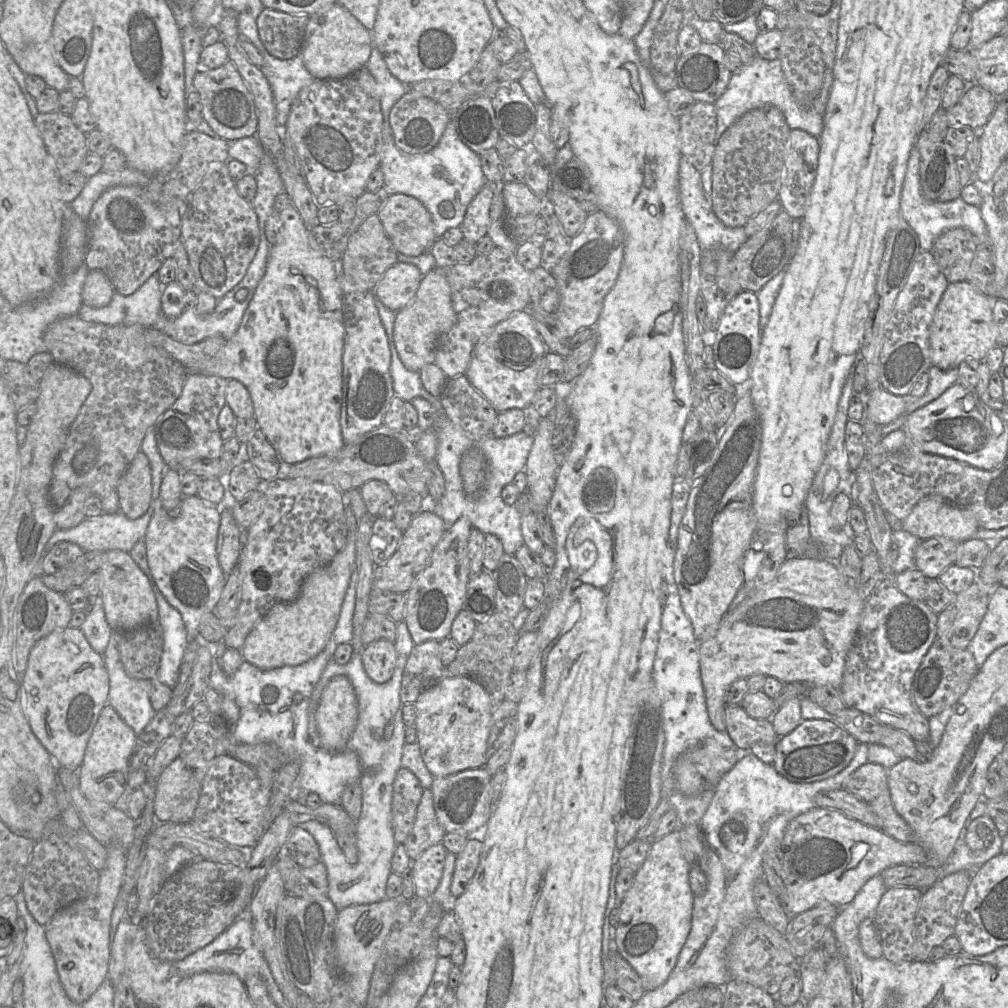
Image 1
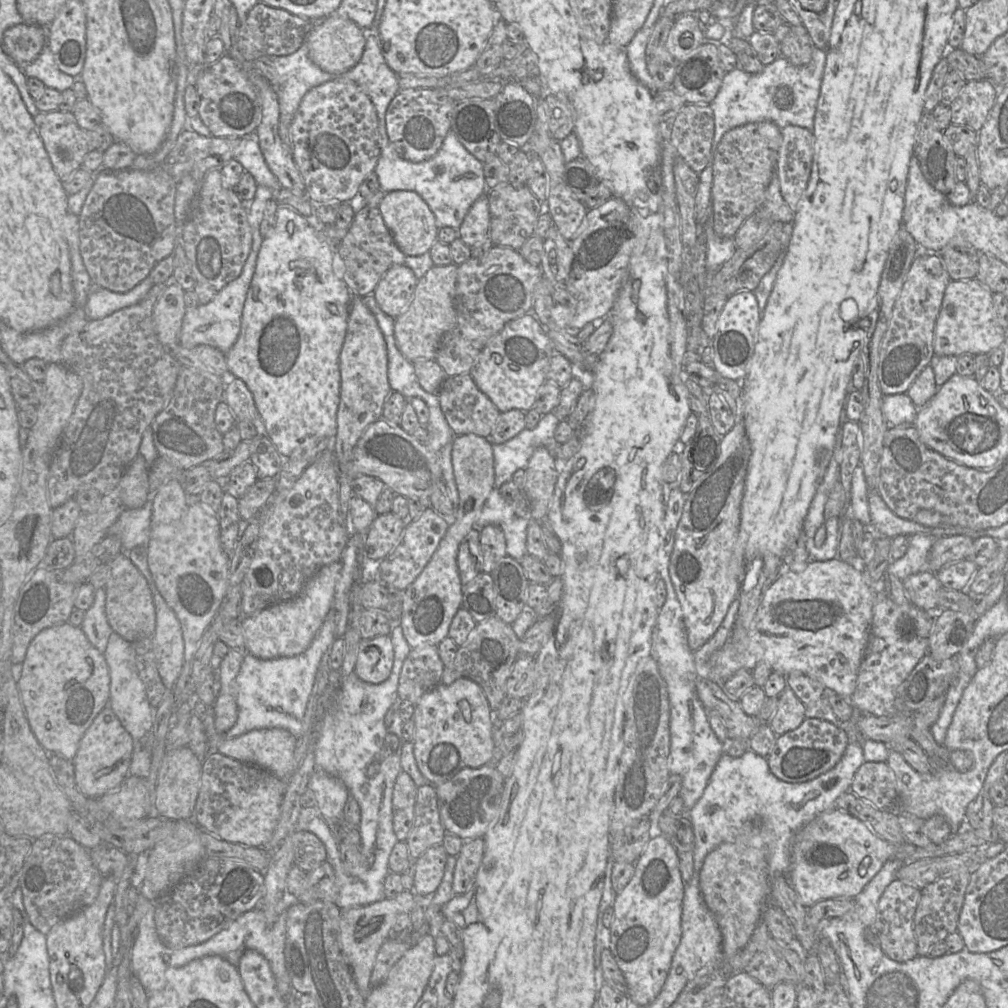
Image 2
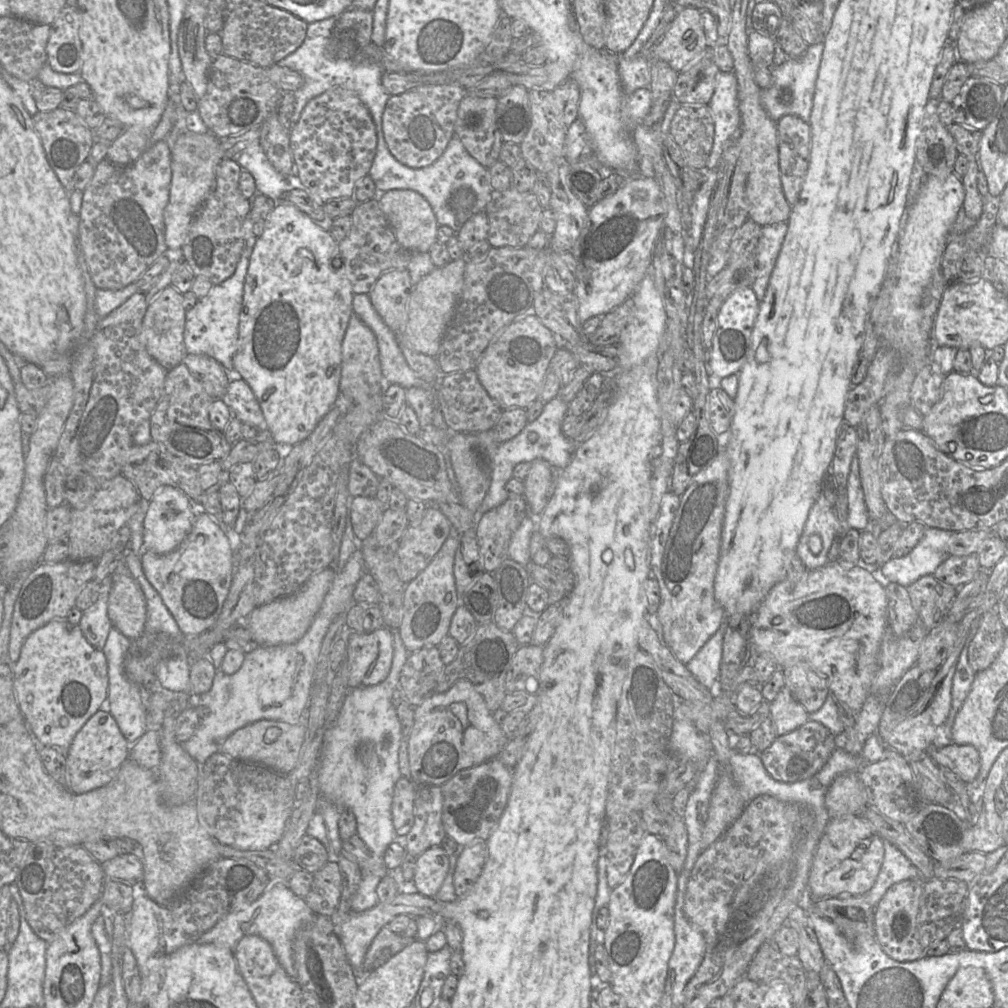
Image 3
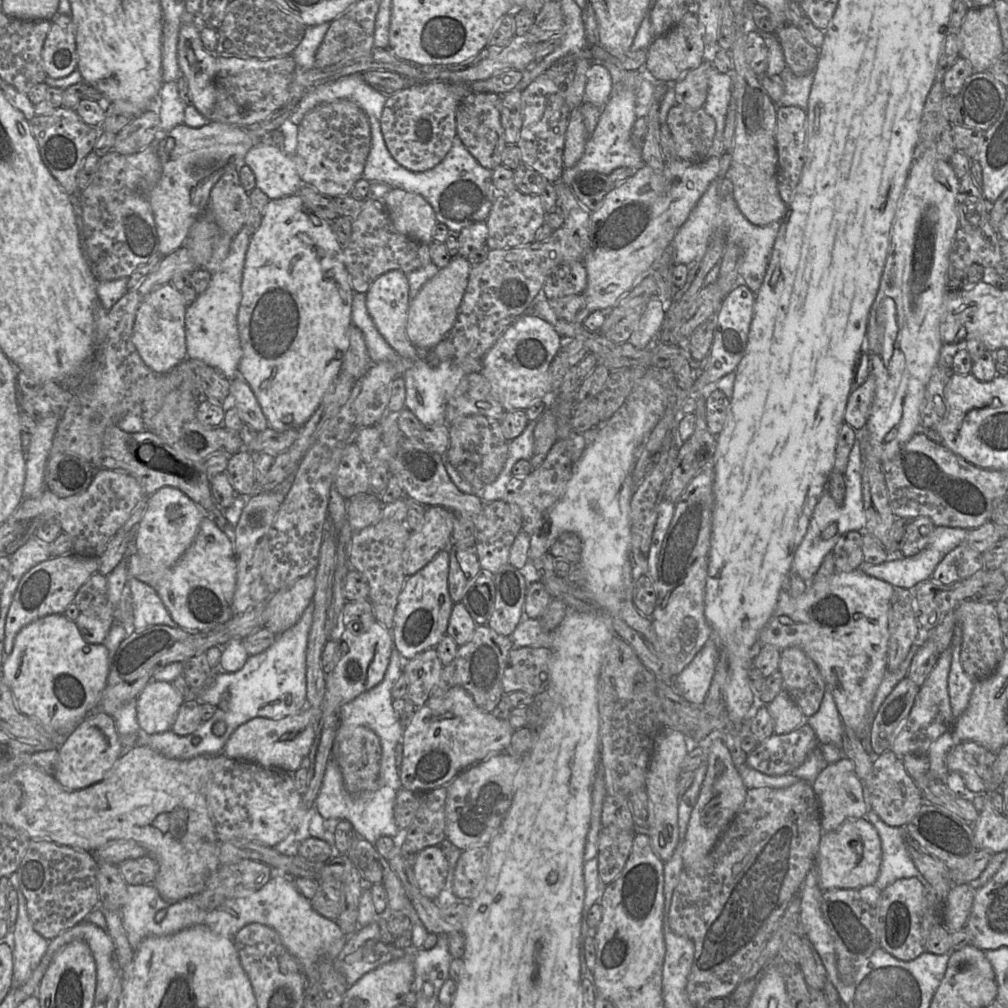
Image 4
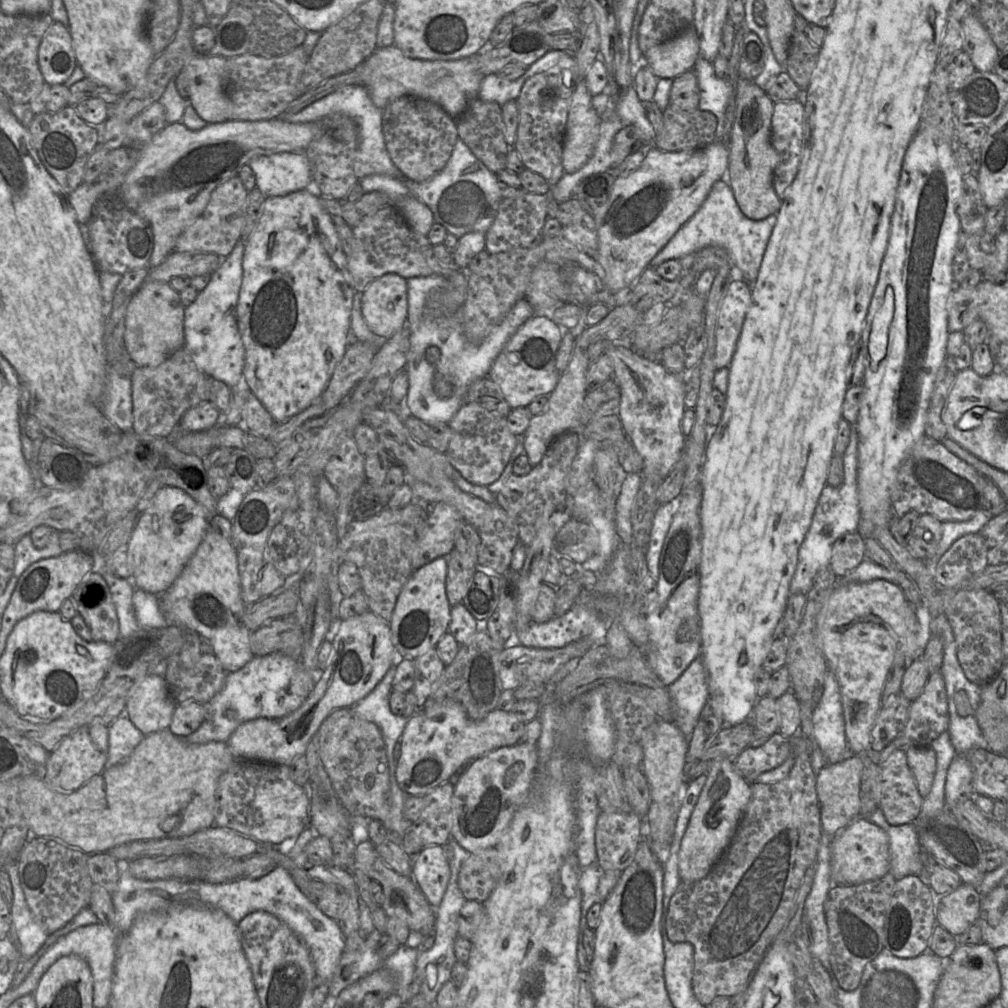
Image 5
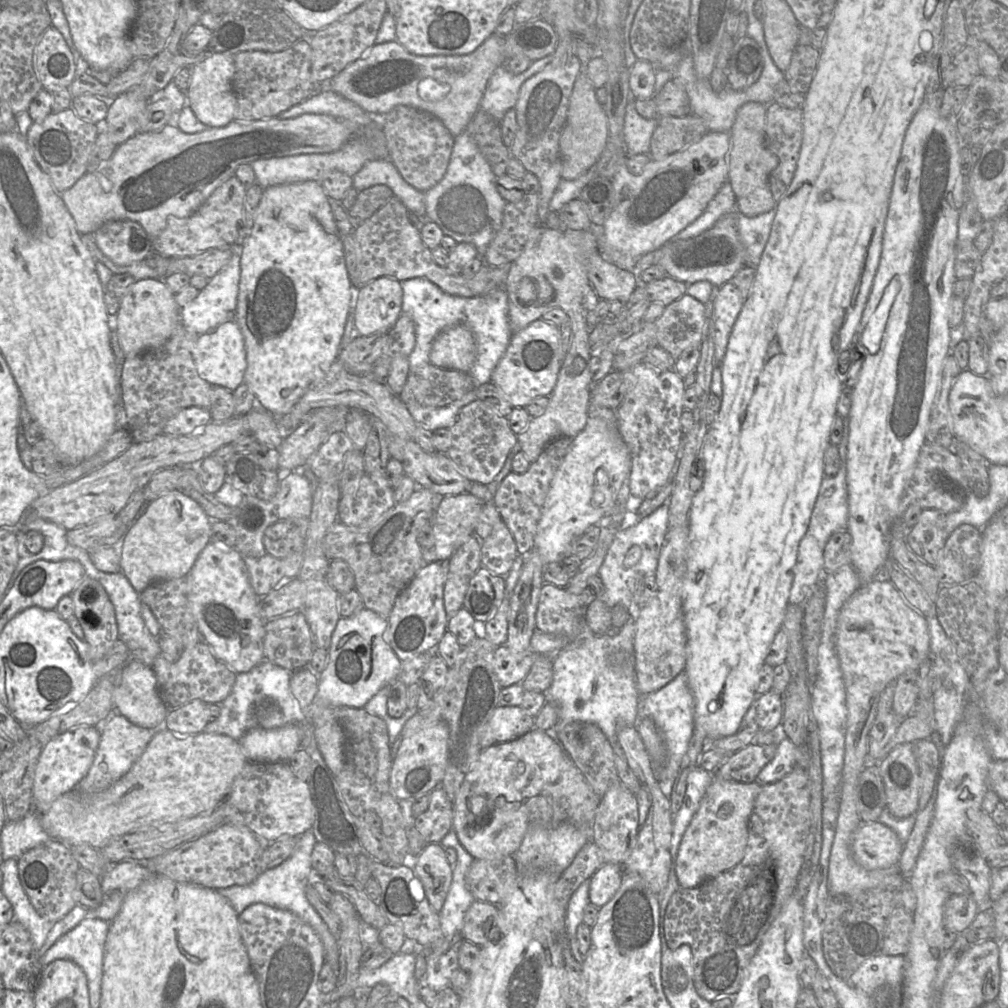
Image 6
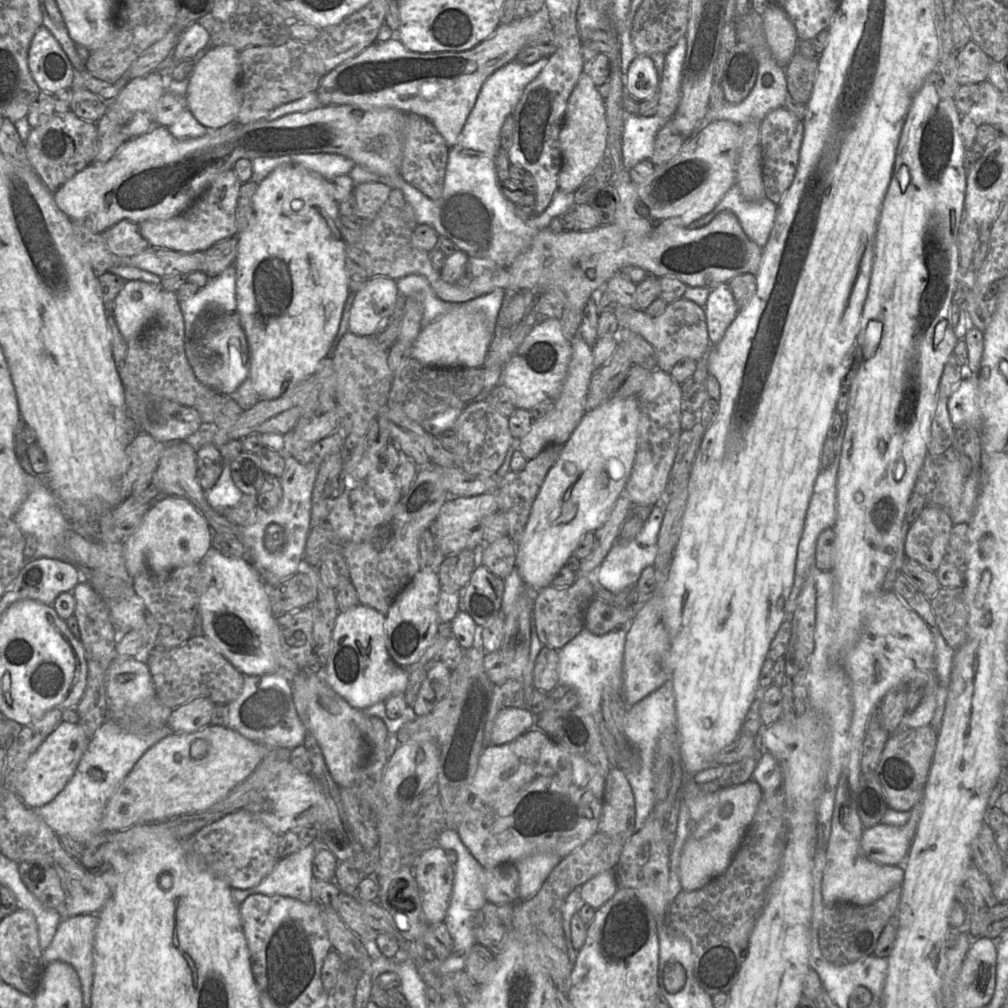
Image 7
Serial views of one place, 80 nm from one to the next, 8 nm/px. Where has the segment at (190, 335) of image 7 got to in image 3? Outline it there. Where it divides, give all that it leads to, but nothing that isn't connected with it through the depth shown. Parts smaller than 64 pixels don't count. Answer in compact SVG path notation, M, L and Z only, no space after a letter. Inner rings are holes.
M249 215L243 220L241 230L244 248L234 274L222 283L213 285L205 297L198 299L195 306L186 311L184 327L184 346L187 354L203 354L212 357L230 373L233 372L233 356L238 349L239 317L244 281L249 259L258 238L254 233L253 222Z

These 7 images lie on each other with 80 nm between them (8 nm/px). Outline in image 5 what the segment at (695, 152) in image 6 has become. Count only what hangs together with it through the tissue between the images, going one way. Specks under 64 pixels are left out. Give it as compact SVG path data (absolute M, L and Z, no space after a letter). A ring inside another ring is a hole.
M715 140L701 149L677 152L666 152L651 146L646 149L645 158L635 171L615 177L607 202L593 217L600 263L604 269L604 290L624 293L635 284L655 255L700 208L712 185L728 175L728 161L729 146L725 140Z

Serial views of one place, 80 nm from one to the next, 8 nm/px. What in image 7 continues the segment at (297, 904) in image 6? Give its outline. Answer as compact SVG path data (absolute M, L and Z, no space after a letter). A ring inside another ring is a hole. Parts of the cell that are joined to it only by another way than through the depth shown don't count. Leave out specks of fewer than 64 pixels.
M316 841L287 857L280 859L273 870L256 886L232 889L232 897L240 905L253 894L278 895L301 902L314 900L312 862L319 845Z

